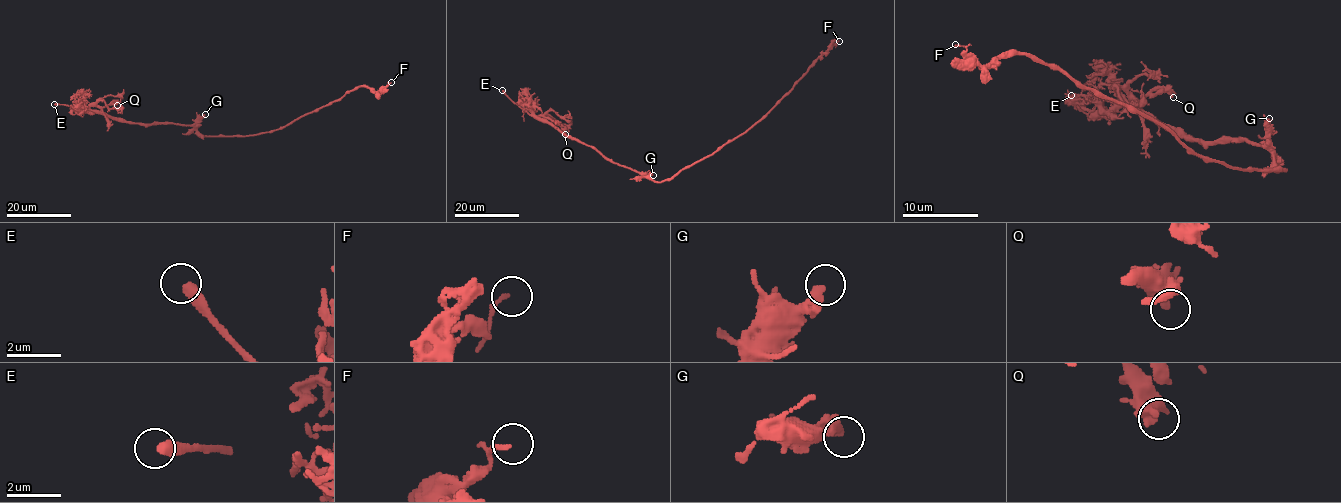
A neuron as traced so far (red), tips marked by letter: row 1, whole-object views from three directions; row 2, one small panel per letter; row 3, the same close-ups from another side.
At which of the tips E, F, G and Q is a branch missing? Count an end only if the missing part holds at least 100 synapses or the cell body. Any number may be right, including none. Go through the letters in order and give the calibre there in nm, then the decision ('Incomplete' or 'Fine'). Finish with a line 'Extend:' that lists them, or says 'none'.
E: Thickness 440 nm. Incomplete
F: Thickness 140 nm. Fine
G: Thickness 380 nm. Fine
Q: Thickness 360 nm. Fine
Extend: E

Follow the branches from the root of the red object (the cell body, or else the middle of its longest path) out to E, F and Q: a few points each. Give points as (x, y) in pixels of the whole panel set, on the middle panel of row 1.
E: (683, 169), (671, 178), (653, 182), (606, 160), (591, 147), (529, 115), (502, 90)
F: (683, 169), (745, 133), (839, 41)
Q: (683, 169), (671, 178), (653, 182), (567, 137), (550, 119), (565, 134)

